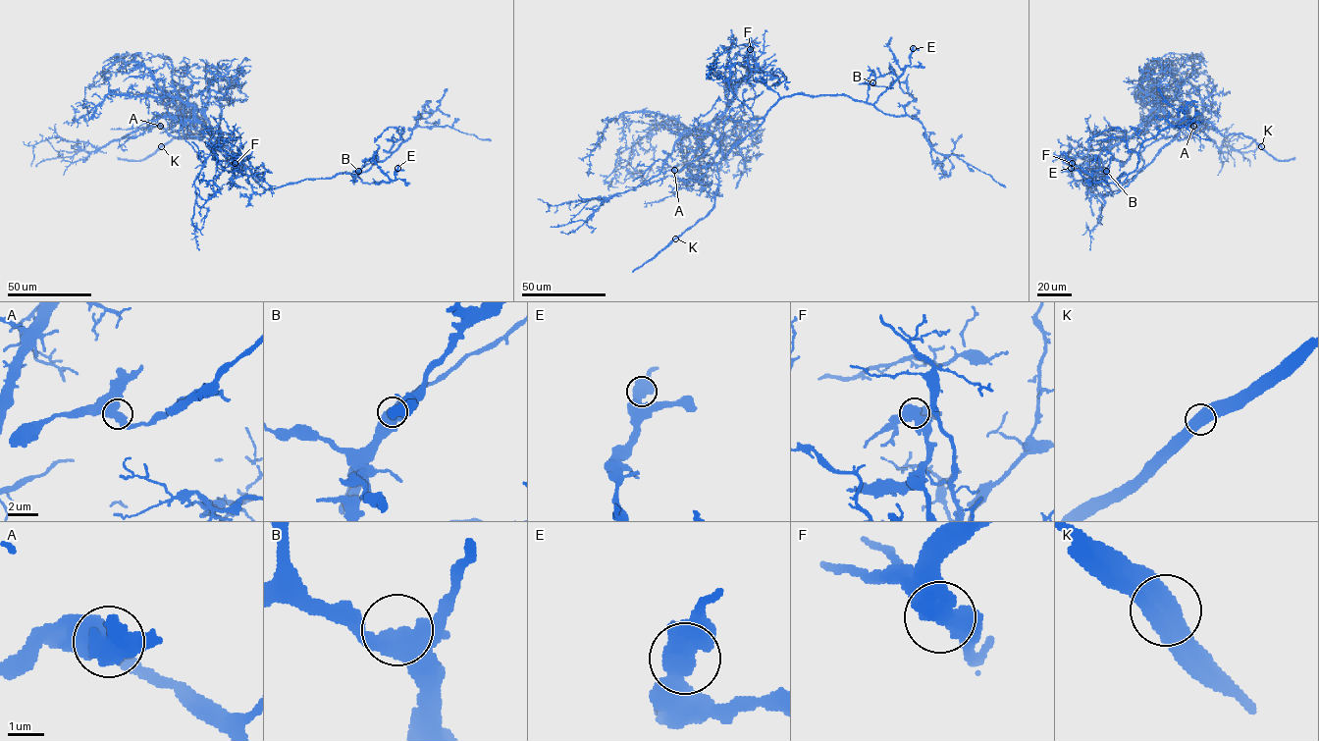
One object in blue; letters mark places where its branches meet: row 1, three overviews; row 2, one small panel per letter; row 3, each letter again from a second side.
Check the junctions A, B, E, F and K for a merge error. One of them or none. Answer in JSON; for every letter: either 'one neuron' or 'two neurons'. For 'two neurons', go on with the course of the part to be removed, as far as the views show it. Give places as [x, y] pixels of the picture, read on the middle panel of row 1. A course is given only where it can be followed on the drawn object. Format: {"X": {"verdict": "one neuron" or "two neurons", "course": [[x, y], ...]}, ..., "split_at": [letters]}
{"A": {"verdict": "one neuron"}, "B": {"verdict": "one neuron"}, "E": {"verdict": "one neuron"}, "F": {"verdict": "one neuron"}, "K": {"verdict": "one neuron"}, "split_at": []}

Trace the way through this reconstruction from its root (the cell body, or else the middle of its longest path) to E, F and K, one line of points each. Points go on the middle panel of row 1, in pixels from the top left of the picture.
E: (760, 73), (764, 74), (763, 82), (780, 97), (796, 94), (845, 95), (873, 104), (910, 64), (913, 48)
F: (760, 73), (761, 69), (752, 60), (750, 49)
K: (760, 73), (745, 76), (728, 108), (711, 124), (710, 135), (722, 154), (713, 207), (676, 238)

